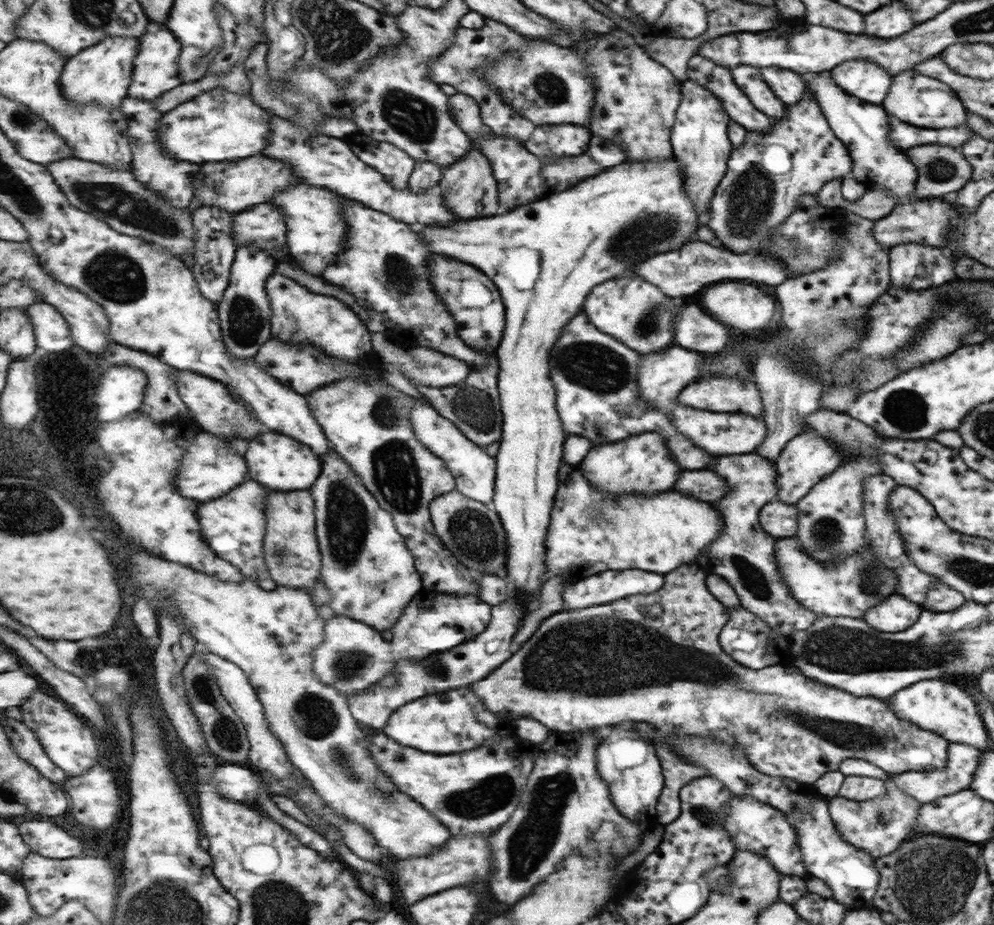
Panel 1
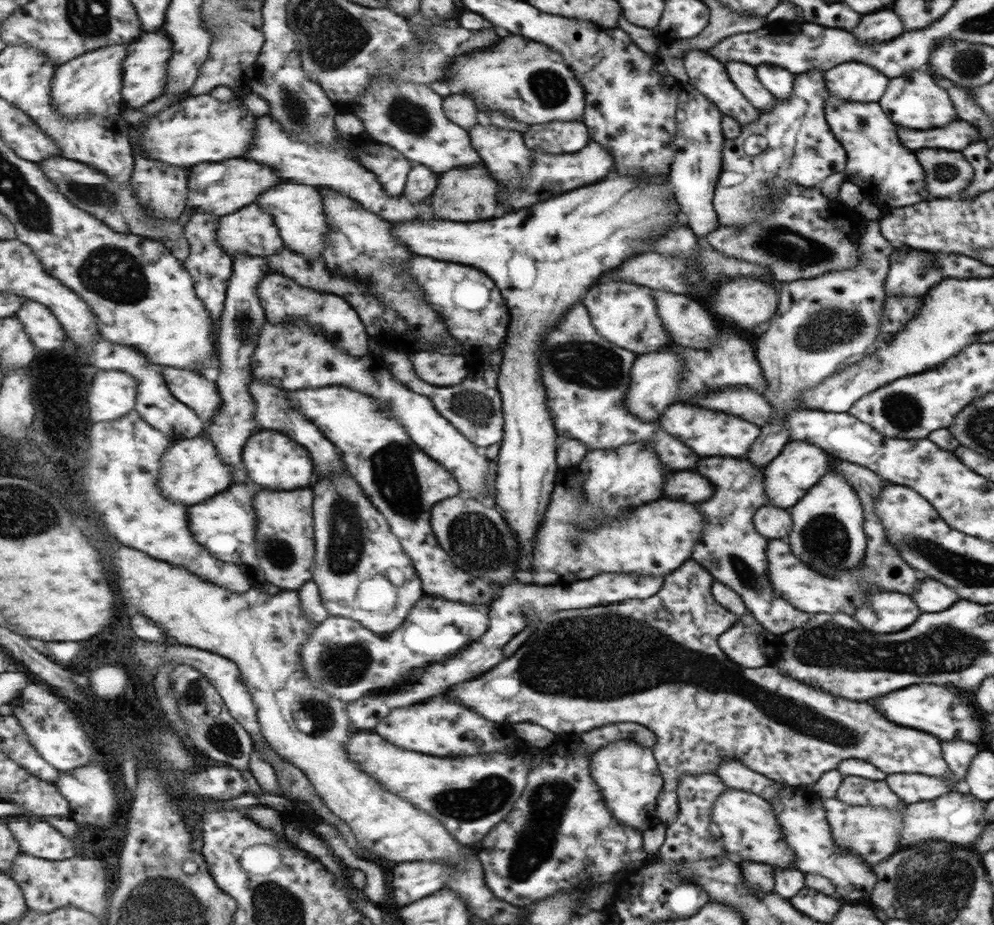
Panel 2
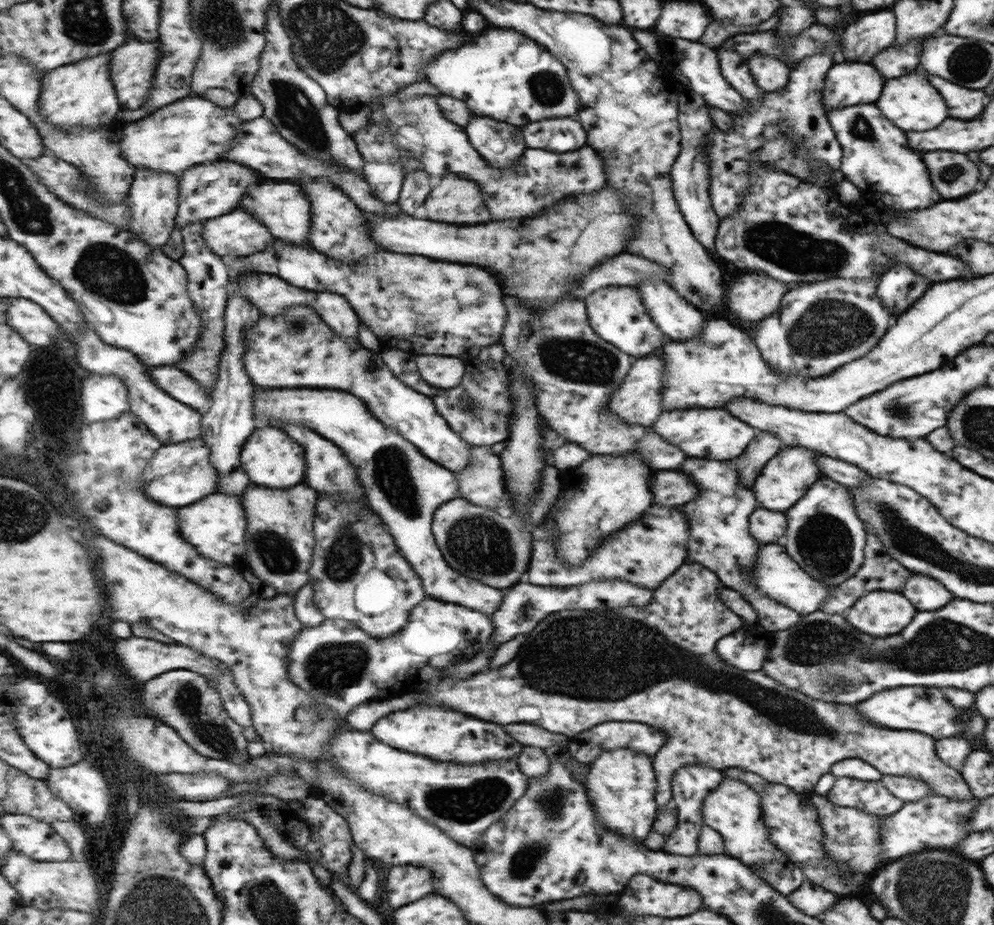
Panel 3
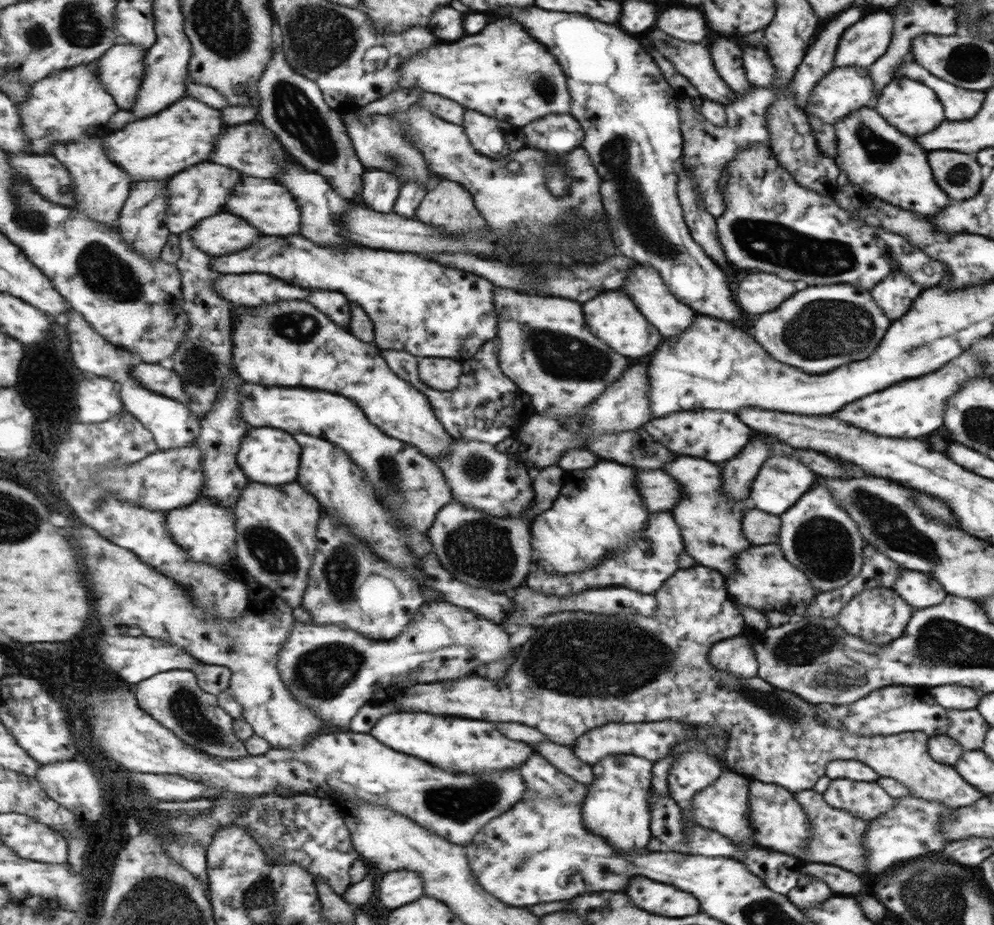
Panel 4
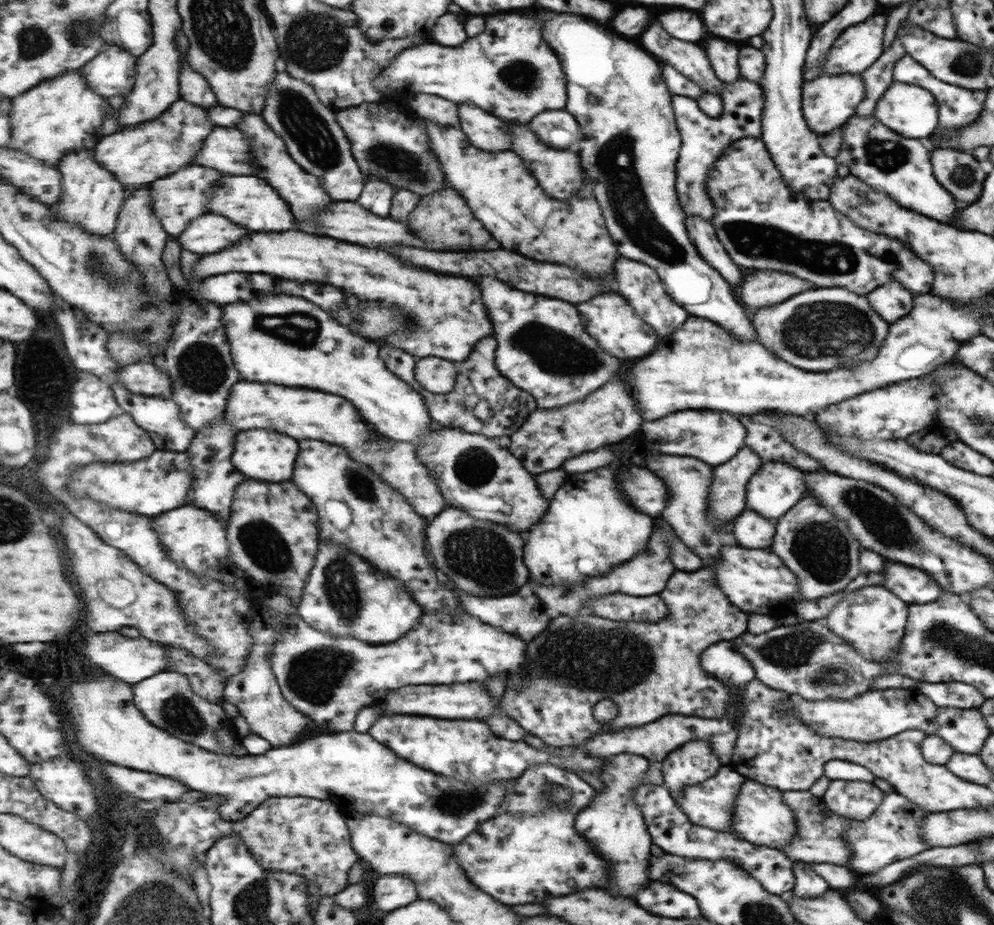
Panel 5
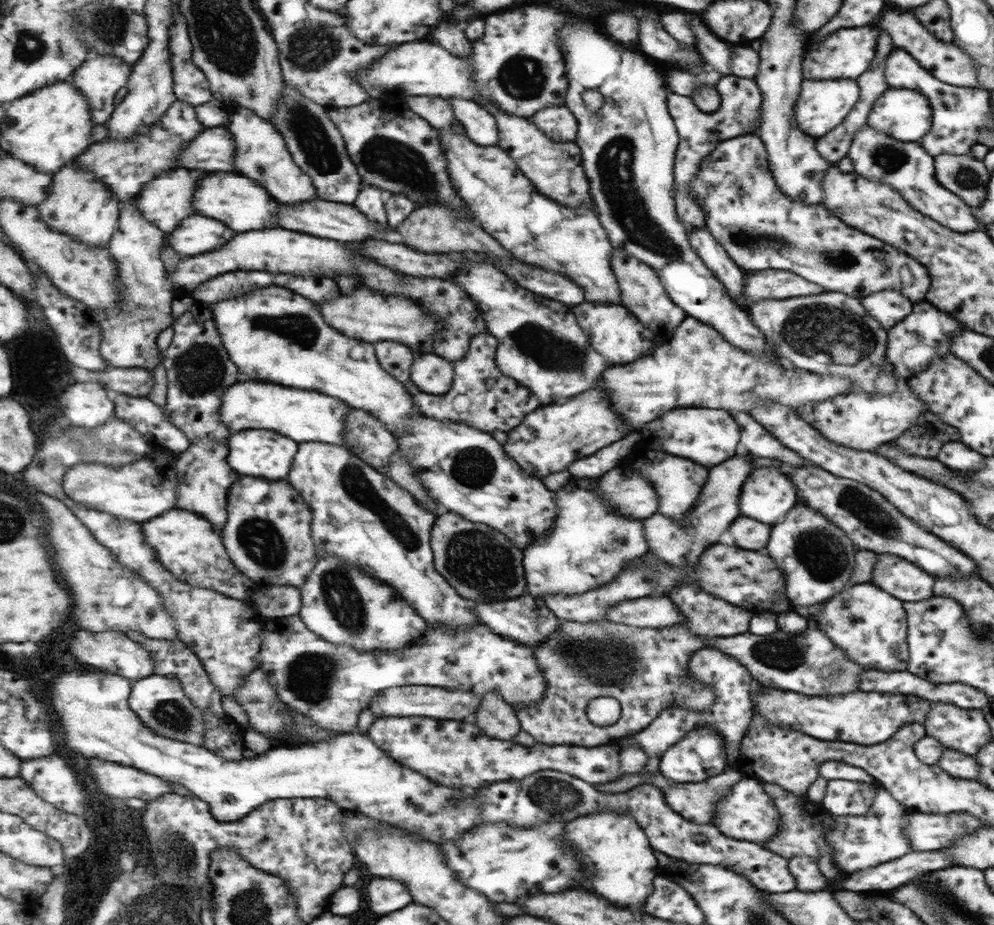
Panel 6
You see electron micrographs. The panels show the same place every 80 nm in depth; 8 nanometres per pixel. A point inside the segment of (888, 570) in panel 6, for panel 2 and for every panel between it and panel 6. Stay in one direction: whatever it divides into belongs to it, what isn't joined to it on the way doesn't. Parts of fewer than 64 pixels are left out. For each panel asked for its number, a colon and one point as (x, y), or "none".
2: (931, 596)
3: (924, 593)
4: (918, 590)
5: (912, 585)

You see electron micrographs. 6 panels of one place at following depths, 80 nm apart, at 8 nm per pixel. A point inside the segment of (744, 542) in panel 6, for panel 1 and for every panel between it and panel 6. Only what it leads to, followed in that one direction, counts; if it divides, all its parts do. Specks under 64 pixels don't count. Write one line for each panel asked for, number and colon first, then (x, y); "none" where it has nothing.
1: (780, 520)
2: (773, 523)
3: (767, 526)
4: (761, 528)
5: (751, 530)

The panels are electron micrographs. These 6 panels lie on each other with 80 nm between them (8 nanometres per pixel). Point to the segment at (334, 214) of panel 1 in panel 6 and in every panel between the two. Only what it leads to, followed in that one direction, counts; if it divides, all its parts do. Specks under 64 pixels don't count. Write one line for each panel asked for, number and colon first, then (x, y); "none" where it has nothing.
2: (298, 210)
3: (283, 208)
4: (270, 207)
5: (249, 201)
6: (243, 205)

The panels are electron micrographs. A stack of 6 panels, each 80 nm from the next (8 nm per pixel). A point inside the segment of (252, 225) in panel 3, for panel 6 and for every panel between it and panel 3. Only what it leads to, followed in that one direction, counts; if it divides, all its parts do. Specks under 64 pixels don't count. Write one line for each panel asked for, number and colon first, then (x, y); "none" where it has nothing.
4: (225, 233)
5: (209, 234)
6: (199, 234)

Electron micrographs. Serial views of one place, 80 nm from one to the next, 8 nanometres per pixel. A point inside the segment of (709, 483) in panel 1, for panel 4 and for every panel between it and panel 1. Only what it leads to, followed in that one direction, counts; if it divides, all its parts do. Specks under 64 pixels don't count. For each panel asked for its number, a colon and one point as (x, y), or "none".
2: (683, 485)
3: (667, 488)
4: (656, 487)

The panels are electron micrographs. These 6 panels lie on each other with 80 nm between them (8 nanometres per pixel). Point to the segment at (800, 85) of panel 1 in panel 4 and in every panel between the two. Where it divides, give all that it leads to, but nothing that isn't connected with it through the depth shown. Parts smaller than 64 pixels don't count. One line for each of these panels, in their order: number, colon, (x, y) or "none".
2: (780, 82)
3: (770, 74)
4: (759, 70)

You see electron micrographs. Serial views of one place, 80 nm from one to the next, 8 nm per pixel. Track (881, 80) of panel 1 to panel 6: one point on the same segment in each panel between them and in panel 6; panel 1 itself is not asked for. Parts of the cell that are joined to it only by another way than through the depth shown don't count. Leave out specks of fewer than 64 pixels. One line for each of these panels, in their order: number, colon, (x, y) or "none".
2: (854, 81)
3: (847, 83)
4: (846, 88)
5: (827, 101)
6: (821, 105)

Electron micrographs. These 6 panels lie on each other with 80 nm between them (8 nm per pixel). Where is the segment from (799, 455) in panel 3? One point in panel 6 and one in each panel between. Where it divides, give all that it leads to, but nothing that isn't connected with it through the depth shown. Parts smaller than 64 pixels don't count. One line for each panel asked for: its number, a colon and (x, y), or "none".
4: (782, 480)
5: (775, 487)
6: (770, 494)

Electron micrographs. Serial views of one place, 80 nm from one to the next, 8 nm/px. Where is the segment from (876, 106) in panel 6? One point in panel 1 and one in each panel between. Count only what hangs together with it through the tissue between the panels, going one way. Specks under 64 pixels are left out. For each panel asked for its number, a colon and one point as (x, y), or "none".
1: (923, 101)
2: (915, 100)
3: (910, 102)
4: (913, 108)
5: (910, 111)

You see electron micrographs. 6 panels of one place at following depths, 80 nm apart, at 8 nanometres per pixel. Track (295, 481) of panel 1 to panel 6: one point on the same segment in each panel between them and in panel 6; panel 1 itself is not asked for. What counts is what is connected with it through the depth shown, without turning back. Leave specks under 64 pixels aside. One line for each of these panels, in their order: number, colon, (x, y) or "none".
2: (273, 460)
3: (272, 458)
4: (271, 456)
5: (267, 455)
6: (263, 453)

